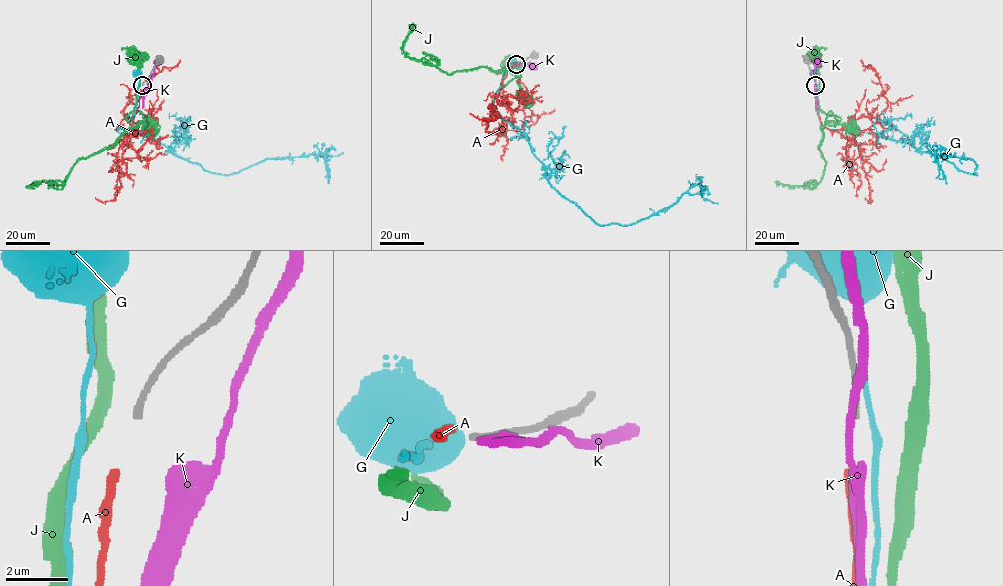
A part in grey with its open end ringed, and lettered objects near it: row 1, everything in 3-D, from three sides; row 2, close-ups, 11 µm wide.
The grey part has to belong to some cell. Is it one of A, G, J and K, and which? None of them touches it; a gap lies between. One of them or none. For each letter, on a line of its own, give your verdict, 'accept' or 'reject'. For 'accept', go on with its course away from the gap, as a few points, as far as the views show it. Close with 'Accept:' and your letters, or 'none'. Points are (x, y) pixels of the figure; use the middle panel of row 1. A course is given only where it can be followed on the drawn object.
A: accept; it runs (515, 63), (507, 67), (495, 96), (512, 117), (498, 134), (523, 131), (554, 109)
G: reject
J: reject
K: reject
Accept: A

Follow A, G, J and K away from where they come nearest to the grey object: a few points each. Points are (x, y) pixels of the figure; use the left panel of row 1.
A: (141, 89), (132, 128), (121, 144), (138, 128), (124, 117), (129, 98), (149, 89), (150, 76), (180, 60)
G: (139, 86), (136, 72)
J: (139, 86), (139, 64), (132, 54)
K: (145, 89), (148, 88), (158, 63)

